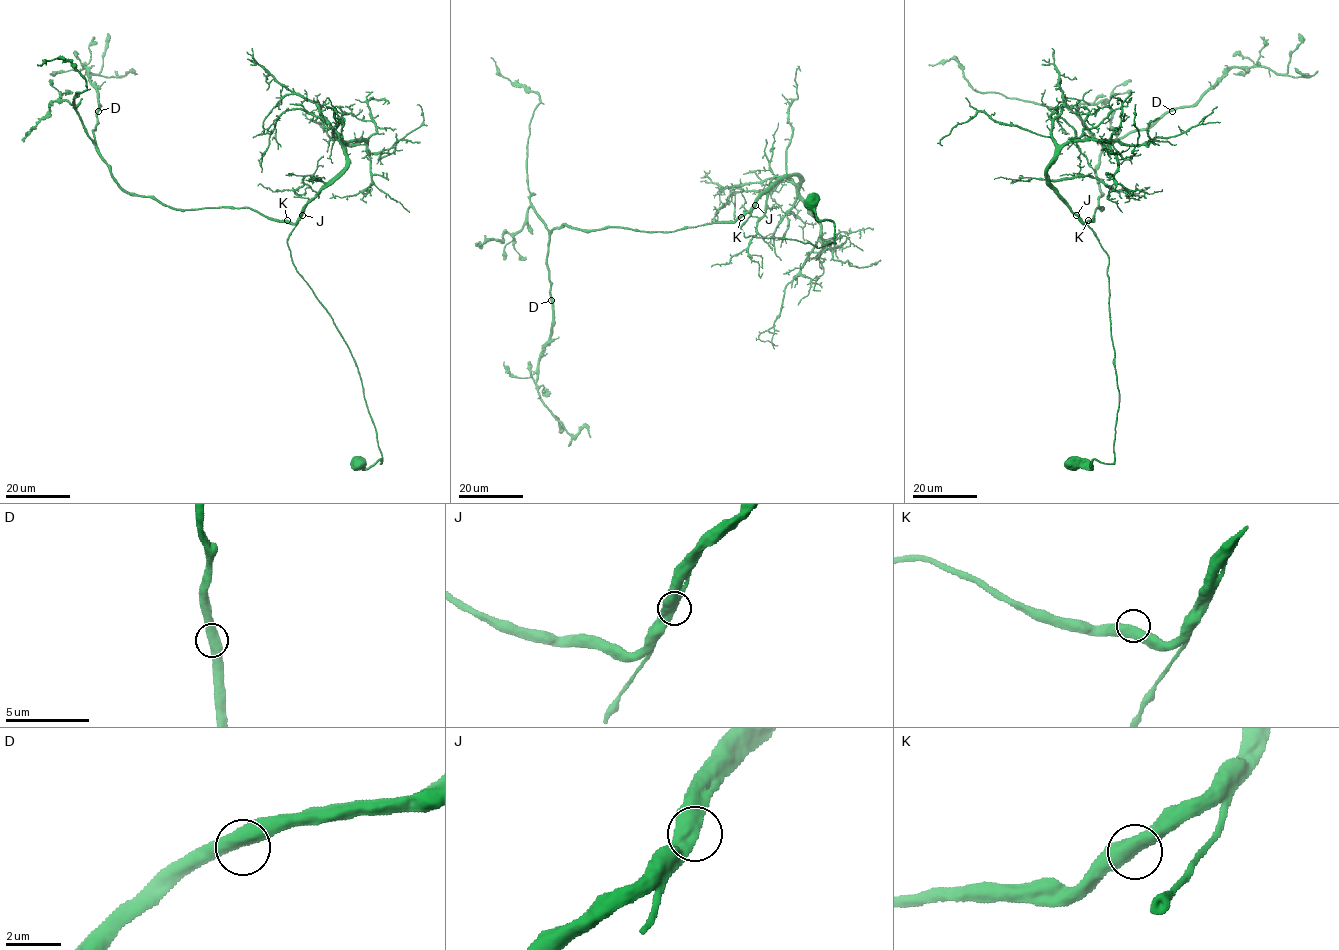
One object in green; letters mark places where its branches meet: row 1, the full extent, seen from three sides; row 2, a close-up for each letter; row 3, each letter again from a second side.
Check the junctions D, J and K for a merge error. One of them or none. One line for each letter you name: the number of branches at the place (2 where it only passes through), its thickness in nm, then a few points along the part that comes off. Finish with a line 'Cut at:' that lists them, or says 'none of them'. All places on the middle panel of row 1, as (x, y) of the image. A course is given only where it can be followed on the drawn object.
Cut at: none of them

